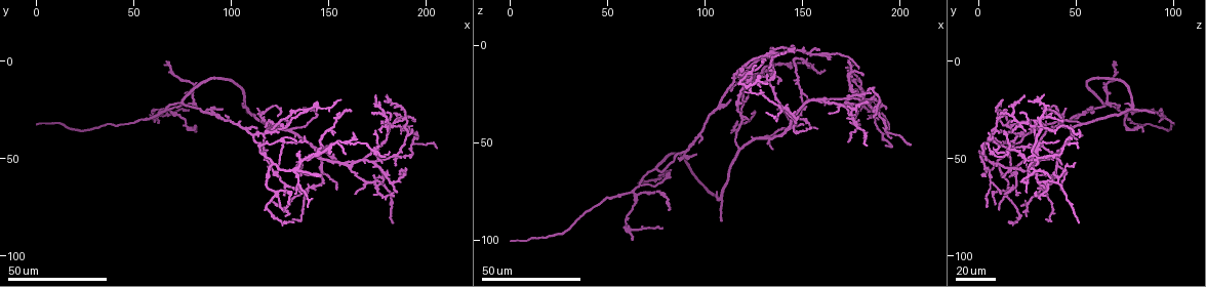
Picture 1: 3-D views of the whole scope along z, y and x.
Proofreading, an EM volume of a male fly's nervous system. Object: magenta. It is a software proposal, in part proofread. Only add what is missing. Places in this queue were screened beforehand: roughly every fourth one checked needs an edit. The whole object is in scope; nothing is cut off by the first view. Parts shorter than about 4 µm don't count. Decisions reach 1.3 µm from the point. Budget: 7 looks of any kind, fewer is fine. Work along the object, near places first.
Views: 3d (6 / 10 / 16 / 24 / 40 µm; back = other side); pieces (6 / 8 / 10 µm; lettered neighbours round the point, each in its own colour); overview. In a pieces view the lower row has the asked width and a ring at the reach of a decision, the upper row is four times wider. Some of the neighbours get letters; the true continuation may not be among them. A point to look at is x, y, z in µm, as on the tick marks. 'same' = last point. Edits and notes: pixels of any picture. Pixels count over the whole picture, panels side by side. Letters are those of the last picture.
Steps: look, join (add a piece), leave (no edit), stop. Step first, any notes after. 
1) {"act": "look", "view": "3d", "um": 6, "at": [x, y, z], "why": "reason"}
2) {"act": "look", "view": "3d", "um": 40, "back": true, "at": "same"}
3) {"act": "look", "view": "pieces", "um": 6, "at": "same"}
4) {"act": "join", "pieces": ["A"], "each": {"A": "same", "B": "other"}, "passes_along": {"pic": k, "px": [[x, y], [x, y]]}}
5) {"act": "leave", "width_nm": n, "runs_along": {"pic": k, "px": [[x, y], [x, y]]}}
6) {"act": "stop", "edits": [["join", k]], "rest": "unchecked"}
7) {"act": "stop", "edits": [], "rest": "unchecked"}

{"act": "look", "view": "3d", "um": 40, "at": [145, 58, 2], "why": "an open end"}

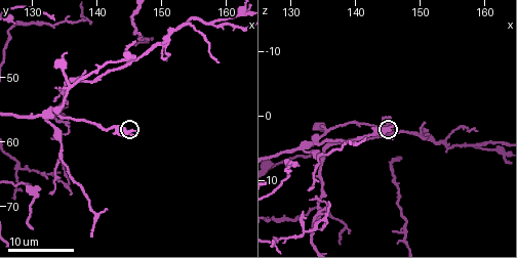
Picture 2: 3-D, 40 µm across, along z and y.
{"act": "look", "view": "pieces", "um": 10, "at": [146.0, 58.0, 1.5]}

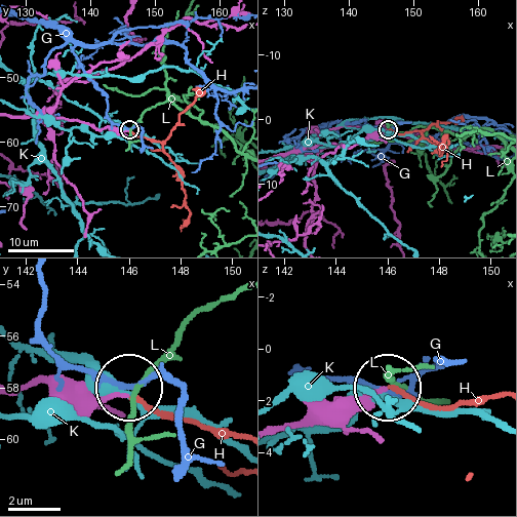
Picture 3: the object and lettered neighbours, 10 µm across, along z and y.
{"act": "join", "pieces": ["H"], "each": {"G": "other", "H": "same", "K": "other", "L": "other"}, "found": "it goes on there"}

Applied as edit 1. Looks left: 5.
{"act": "look", "view": "3d", "um": 24, "at": [126, 76, 10], "why": "an open end"}

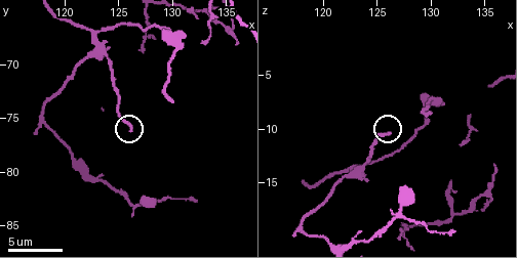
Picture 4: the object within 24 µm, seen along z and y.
{"act": "look", "view": "3d", "um": 10, "at": [126.2, 76.2, 10.2]}

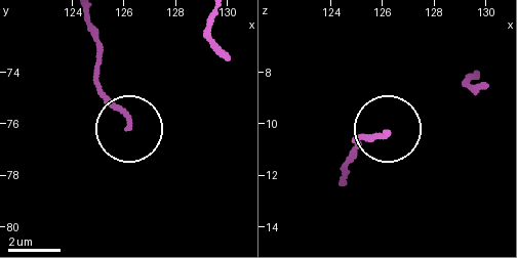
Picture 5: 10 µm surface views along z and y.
{"act": "look", "view": "pieces", "um": 6, "at": [126.2, 76.2, 10.4]}

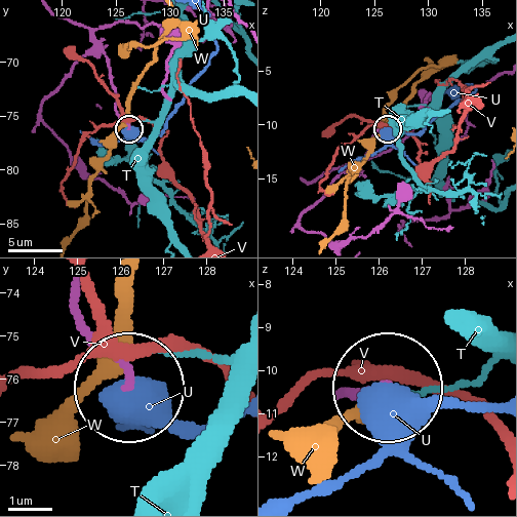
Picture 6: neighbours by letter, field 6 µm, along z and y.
{"act": "leave", "each": {"T": "other", "U": "other", "V": "other", "W": "other"}, "runs_along": {"pic": 6, "px": [[64, 17], [86, 28], [105, 55], [116, 111], [127, 129]]}, "found": "no lettered piece goes on from it"}

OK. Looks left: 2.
{"act": "look", "view": "3d", "um": 24, "at": [1, 32, 101], "why": "branch stops here"}

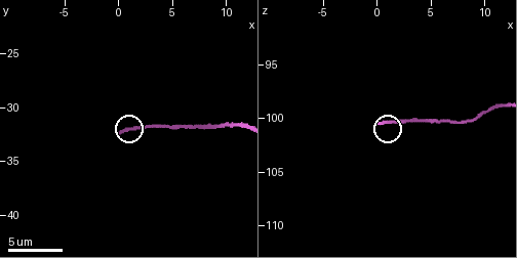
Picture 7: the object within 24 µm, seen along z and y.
{"act": "look", "view": "pieces", "um": 6, "at": [0.4, 32.2, 100.4]}

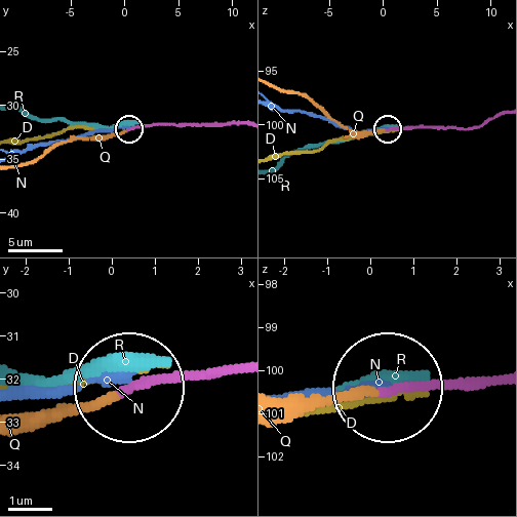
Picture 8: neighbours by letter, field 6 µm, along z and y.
{"act": "join", "pieces": ["Q"], "each": {"D": "other", "N": "other", "Q": "same", "R": "other"}, "passes_along": {"pic": 8, "px": [[413, 127], [376, 132], [349, 129], [302, 95], [277, 89]]}, "found": "it goes on there"}

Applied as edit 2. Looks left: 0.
{"act": "stop", "edits": [["join", 3], ["join", 8]], "rest": "unchecked"}

